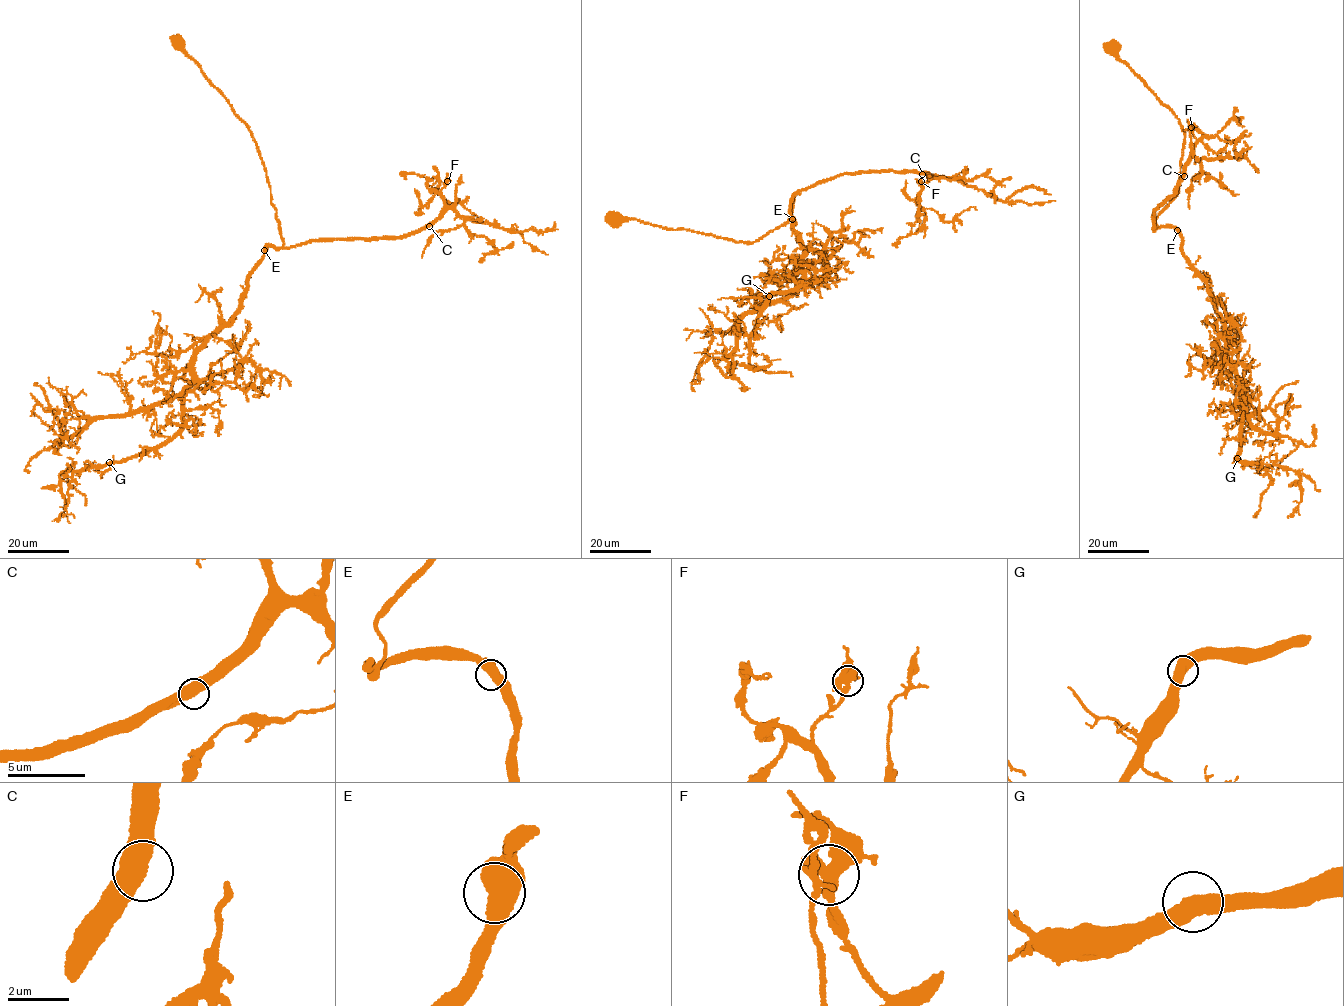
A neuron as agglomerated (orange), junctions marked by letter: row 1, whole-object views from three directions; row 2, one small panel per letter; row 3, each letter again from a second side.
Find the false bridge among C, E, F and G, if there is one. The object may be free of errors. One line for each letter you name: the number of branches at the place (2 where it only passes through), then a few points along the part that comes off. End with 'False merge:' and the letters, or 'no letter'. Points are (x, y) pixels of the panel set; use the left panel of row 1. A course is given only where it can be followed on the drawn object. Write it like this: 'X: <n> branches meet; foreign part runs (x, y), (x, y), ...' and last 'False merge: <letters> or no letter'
False merge: no letter

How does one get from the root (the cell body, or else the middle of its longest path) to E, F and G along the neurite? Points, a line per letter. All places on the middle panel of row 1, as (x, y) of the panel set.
E: (615, 221), (637, 219), (750, 242), (788, 221), (798, 192), (790, 202), (792, 219)
F: (615, 221), (746, 242), (788, 221), (800, 190), (838, 176), (926, 173), (921, 187), (921, 181)
G: (615, 221), (750, 242), (788, 221), (799, 193), (790, 216), (806, 247), (793, 273), (817, 280), (769, 296)

